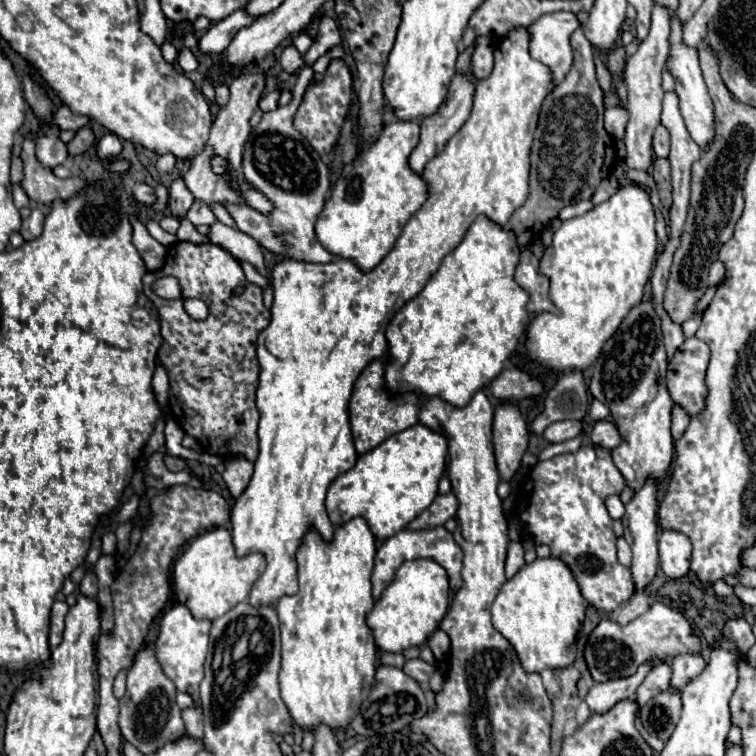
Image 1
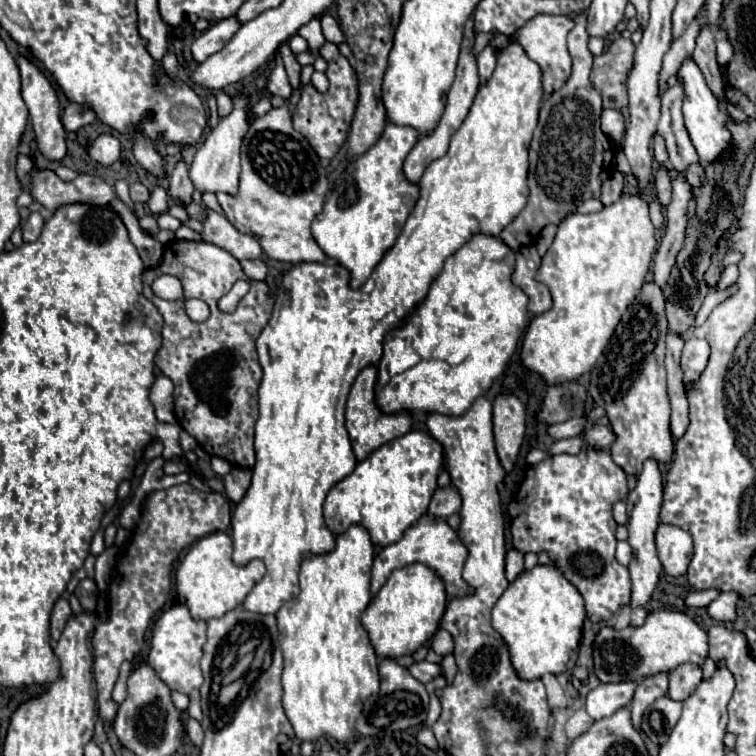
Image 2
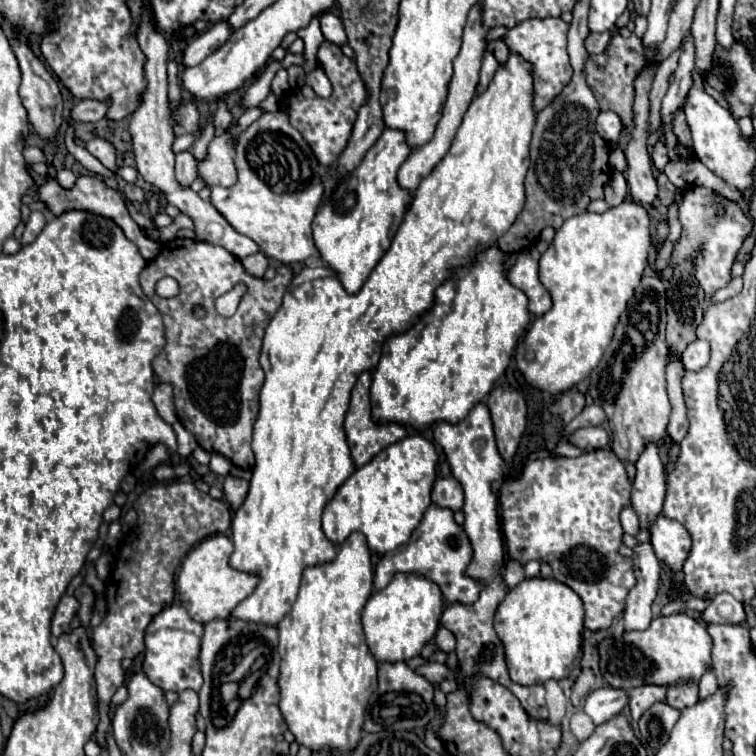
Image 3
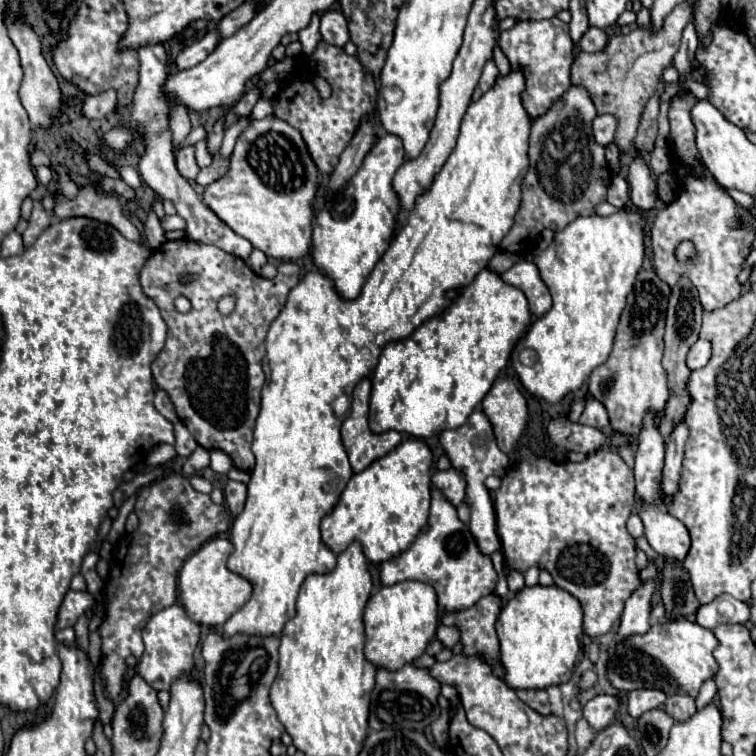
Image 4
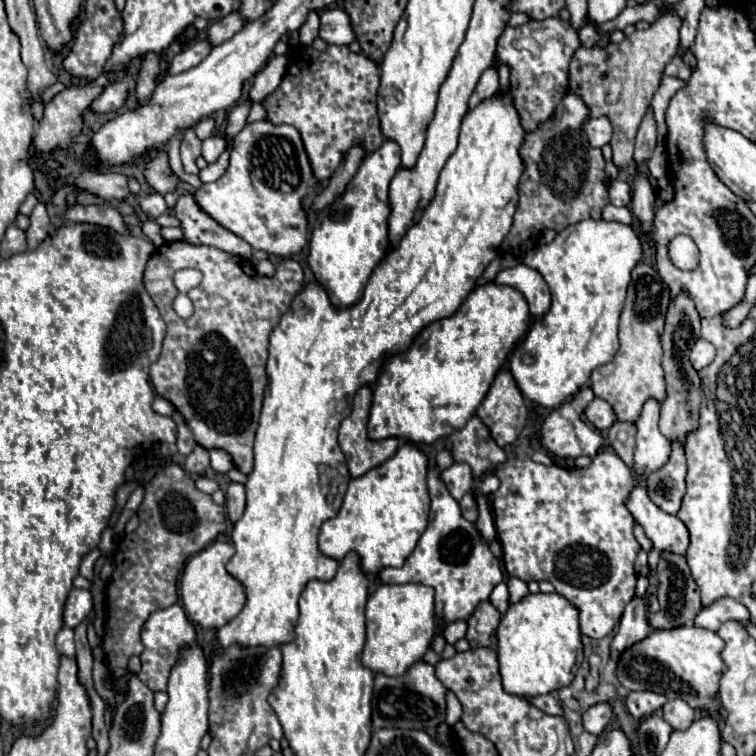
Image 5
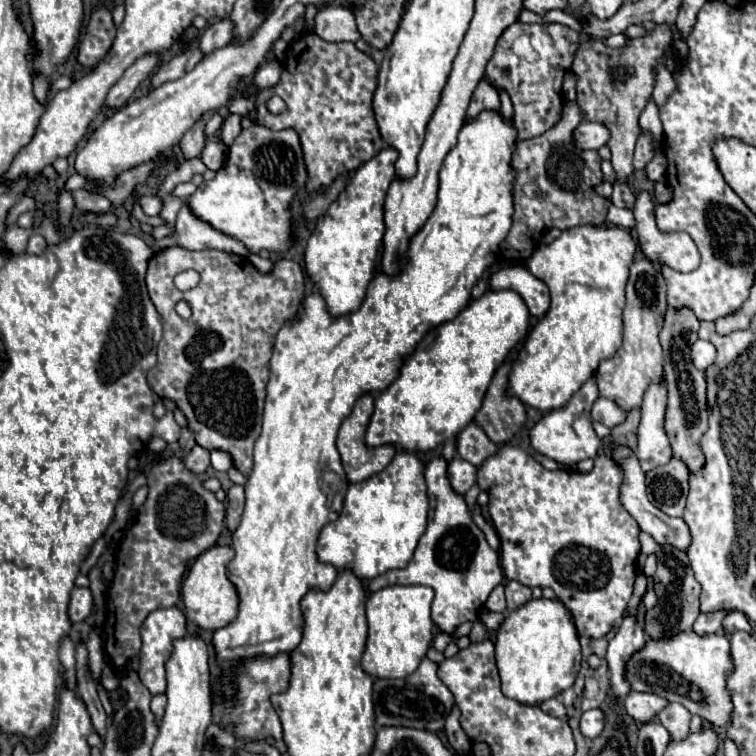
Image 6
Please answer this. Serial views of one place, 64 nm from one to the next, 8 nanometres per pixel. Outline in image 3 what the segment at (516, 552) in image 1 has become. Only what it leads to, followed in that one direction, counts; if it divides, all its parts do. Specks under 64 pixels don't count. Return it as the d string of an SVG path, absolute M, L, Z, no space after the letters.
M510 560L510 562L506 564L504 582L506 582L506 586L508 586L508 588L514 588L516 584L520 584L520 580L524 580L524 568L522 568L518 562Z

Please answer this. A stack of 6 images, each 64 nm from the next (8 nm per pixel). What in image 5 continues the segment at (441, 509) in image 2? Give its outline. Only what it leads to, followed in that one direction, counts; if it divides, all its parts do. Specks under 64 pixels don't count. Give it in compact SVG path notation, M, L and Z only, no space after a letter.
M454 462L450 468L442 470L442 480L446 482L450 494L454 494L456 500L462 500L462 496L476 484L472 468L464 462Z

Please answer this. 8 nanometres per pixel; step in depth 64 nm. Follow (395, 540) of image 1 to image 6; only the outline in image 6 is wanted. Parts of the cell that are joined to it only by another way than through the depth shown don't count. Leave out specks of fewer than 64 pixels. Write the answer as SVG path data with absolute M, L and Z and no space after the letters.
M442 456L432 458L424 466L424 478L428 496L432 500L428 528L420 536L414 558L406 568L390 570L368 584L370 592L376 592L394 584L422 584L434 590L432 622L440 632L454 632L462 622L474 620L484 608L490 592L504 578L500 568L500 556L492 550L484 538L484 532L474 524L472 512L462 494L456 494L448 480L448 462Z

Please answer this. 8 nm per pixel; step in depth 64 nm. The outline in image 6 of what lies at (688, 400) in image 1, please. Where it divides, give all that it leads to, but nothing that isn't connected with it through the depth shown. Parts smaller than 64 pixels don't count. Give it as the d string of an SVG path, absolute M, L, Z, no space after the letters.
M696 340L692 344L692 348L690 348L690 358L692 358L694 366L704 372L714 362L716 348L710 342L706 342L706 340Z

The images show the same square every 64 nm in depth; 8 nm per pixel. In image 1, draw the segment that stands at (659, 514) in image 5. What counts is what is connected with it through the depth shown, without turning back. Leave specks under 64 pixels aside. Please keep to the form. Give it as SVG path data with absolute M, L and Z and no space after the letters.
M660 530L658 536L660 566L668 578L682 578L690 570L692 542L676 530Z

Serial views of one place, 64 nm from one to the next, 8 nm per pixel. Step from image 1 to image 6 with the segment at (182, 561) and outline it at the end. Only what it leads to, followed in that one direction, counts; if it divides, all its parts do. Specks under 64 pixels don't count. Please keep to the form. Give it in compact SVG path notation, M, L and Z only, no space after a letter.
M212 546L196 558L182 582L182 602L186 608L186 618L204 630L218 630L236 618L238 596L226 576L226 564L232 560L232 556L234 550L230 546Z

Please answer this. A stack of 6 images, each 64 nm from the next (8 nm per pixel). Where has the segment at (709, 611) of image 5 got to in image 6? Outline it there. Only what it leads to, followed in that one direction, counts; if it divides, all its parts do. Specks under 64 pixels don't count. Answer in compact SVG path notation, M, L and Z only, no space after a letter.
M720 610L718 612L710 612L710 614L700 614L696 618L696 622L694 622L694 632L698 636L708 636L708 634L718 632L726 614L728 612L720 612Z

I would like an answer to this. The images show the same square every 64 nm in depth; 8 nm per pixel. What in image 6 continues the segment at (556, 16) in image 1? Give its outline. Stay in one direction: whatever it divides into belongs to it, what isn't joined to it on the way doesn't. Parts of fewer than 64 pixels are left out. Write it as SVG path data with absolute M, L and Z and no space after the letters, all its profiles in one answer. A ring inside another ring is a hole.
M514 22L500 36L494 56L490 58L484 80L488 80L496 90L506 90L514 104L514 128L516 140L528 140L542 136L550 128L554 128L560 120L562 112L562 80L566 70L572 64L572 56L578 48L578 32L570 30L562 24L522 24ZM526 36L530 44L530 54L522 56L516 52L516 42Z

